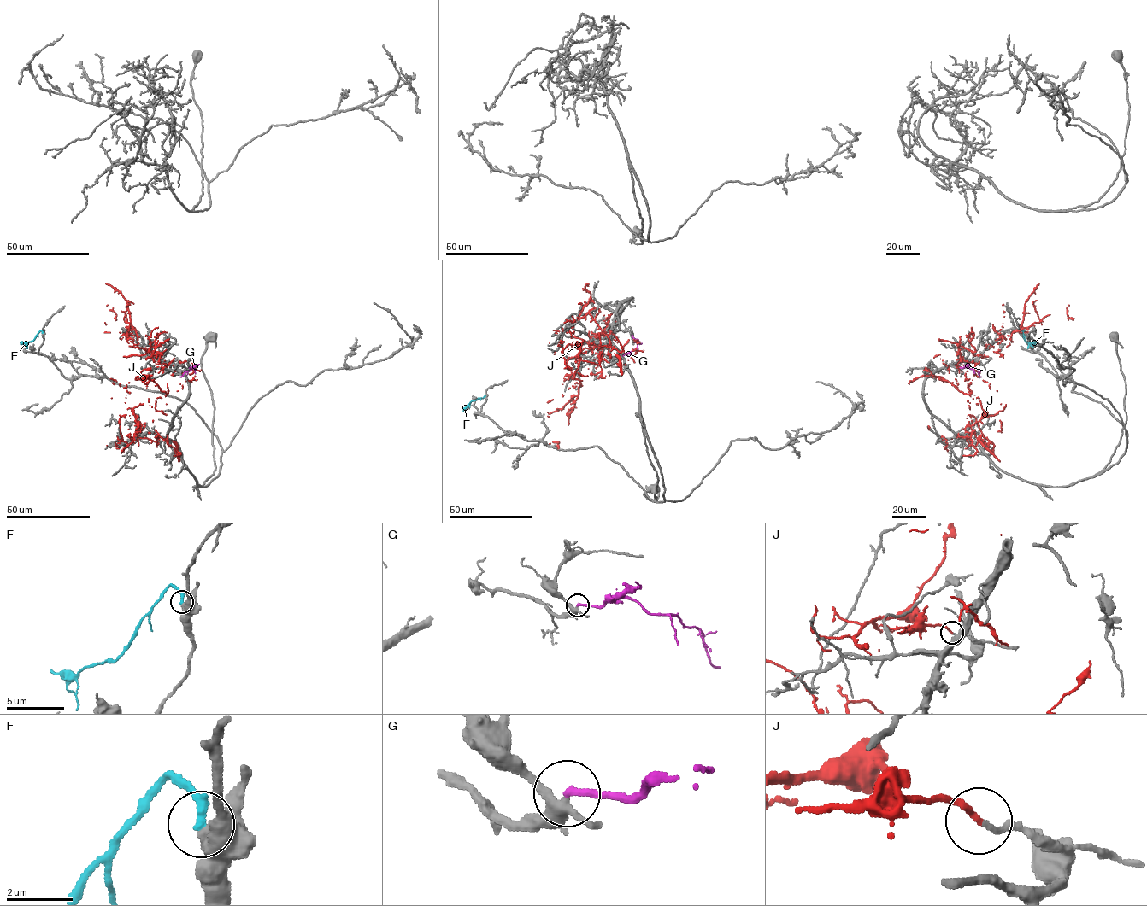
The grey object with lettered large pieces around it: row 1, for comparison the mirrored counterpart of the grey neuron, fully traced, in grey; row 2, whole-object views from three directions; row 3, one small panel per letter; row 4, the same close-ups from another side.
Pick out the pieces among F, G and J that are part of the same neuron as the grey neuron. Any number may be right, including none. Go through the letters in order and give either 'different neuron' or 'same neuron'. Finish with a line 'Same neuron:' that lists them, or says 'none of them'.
F: different neuron
G: same neuron
J: different neuron
Same neuron: G

